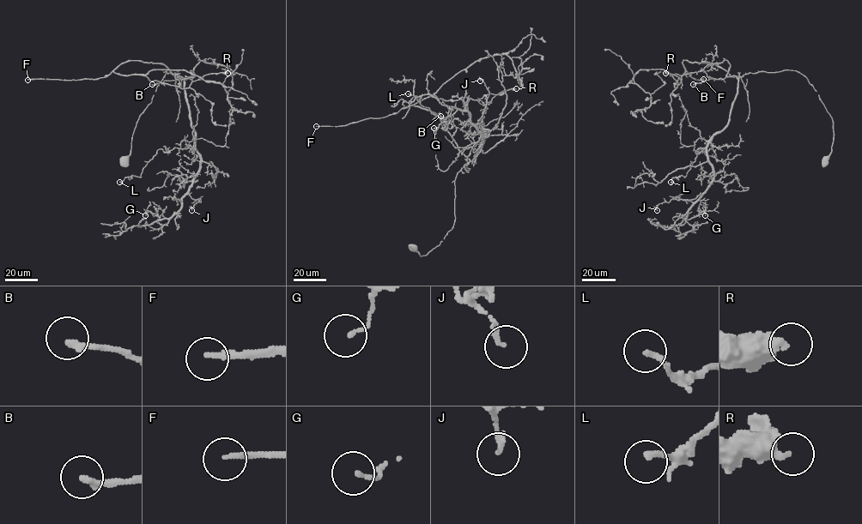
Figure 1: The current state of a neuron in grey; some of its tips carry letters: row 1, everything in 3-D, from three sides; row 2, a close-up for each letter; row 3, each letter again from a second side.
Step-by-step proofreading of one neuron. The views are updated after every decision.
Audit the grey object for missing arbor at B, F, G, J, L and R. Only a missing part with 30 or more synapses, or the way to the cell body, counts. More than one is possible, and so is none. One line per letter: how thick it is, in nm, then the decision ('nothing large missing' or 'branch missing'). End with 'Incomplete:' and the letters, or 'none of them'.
B: calibre 240 nm; branch missing
F: calibre 190 nm; branch missing
G: calibre 130 nm; nothing large missing
J: calibre 150 nm; nothing large missing
L: calibre 190 nm; nothing large missing
R: calibre 360 nm; nothing large missing
Incomplete: B, F

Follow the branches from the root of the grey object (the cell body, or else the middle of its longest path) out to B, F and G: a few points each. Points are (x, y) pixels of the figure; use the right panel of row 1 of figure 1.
B: (825, 160), (831, 151), (833, 120), (814, 87), (798, 72), (758, 71), (737, 79), (726, 76), (693, 84)
F: (825, 160), (833, 120), (801, 74), (758, 71), (738, 77), (714, 64), (682, 62), (692, 77), (703, 79)
G: (825, 160), (833, 122), (808, 79), (744, 75), (729, 123), (707, 147), (713, 181), (683, 219), (705, 215)

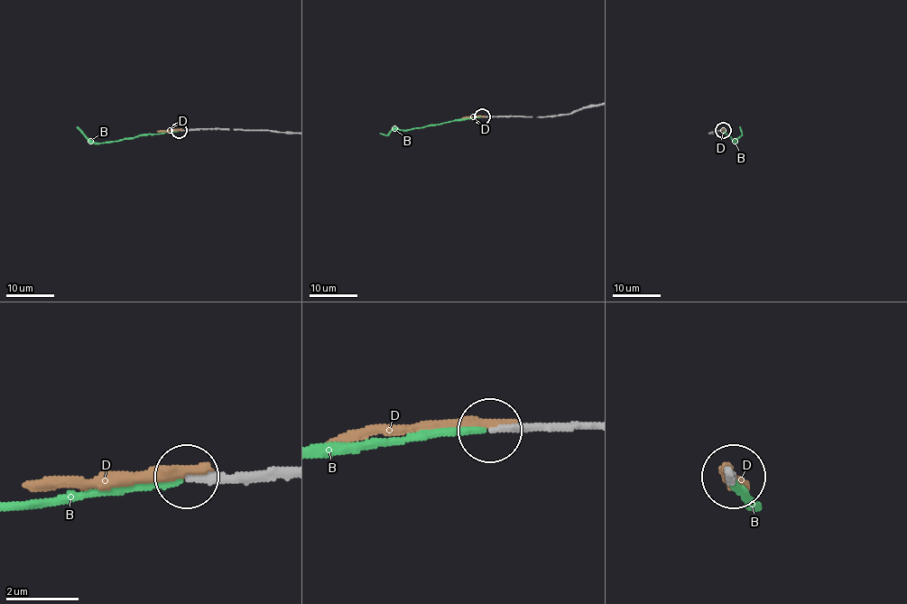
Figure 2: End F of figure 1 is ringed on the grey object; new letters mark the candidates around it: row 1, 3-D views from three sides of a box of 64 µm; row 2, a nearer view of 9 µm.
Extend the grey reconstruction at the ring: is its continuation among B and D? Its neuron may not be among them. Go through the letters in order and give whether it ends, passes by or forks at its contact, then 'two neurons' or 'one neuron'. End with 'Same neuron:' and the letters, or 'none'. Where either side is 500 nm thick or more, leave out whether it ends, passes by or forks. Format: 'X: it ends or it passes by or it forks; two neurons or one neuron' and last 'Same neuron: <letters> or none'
B: it ends; one neuron
D: it ends; two neurons
Same neuron: B

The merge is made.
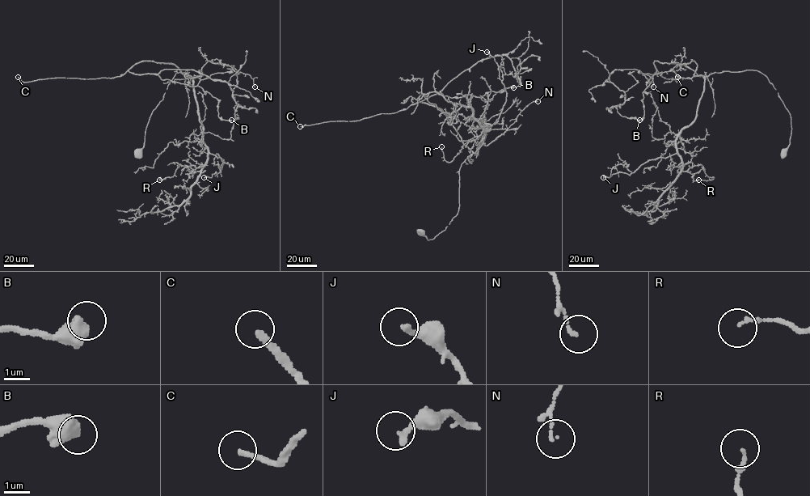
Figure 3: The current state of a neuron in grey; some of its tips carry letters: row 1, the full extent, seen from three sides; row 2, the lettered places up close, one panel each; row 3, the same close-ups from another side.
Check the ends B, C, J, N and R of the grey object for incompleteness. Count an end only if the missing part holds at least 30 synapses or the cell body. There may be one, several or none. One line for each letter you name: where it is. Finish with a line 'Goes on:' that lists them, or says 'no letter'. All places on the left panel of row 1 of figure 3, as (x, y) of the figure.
C: (18, 77)
Goes on: C

